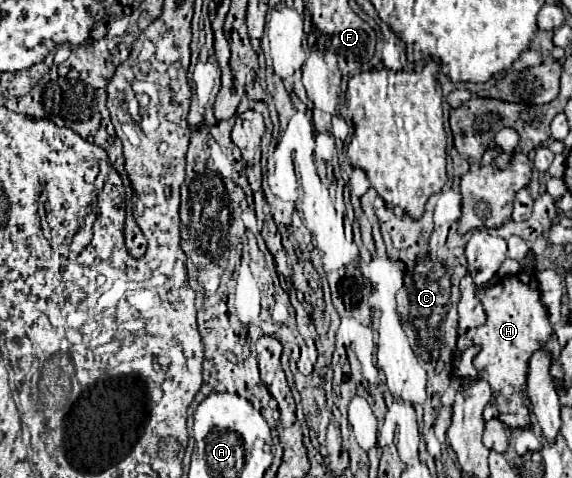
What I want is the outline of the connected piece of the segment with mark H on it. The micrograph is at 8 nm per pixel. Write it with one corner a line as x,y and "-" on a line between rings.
521,271
517,275
505,277
495,285
477,289
477,297
487,313
487,323
473,331
467,331
457,341
457,353
469,345
479,345
481,351
475,357
475,367
479,375
489,381
493,397
485,407
485,421
501,419
507,427
527,427
529,425
529,399
527,399
527,359
551,337
553,327
549,323
547,309
541,301
539,283
533,273

